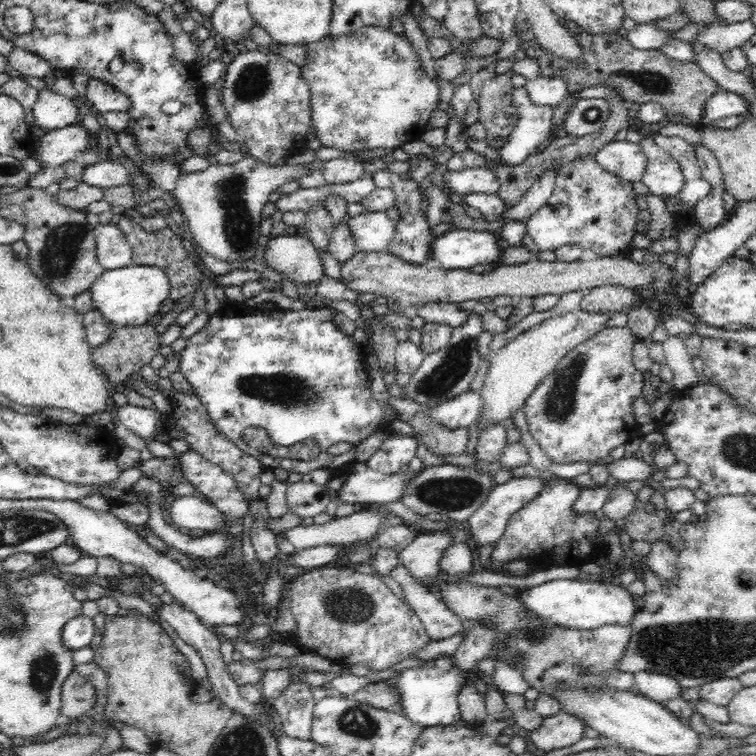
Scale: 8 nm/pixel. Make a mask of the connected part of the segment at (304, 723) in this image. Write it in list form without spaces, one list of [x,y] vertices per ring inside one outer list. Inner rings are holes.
[[[302,680],[290,683],[269,708],[277,715],[280,732],[290,739],[310,740],[315,704],[313,687]]]

